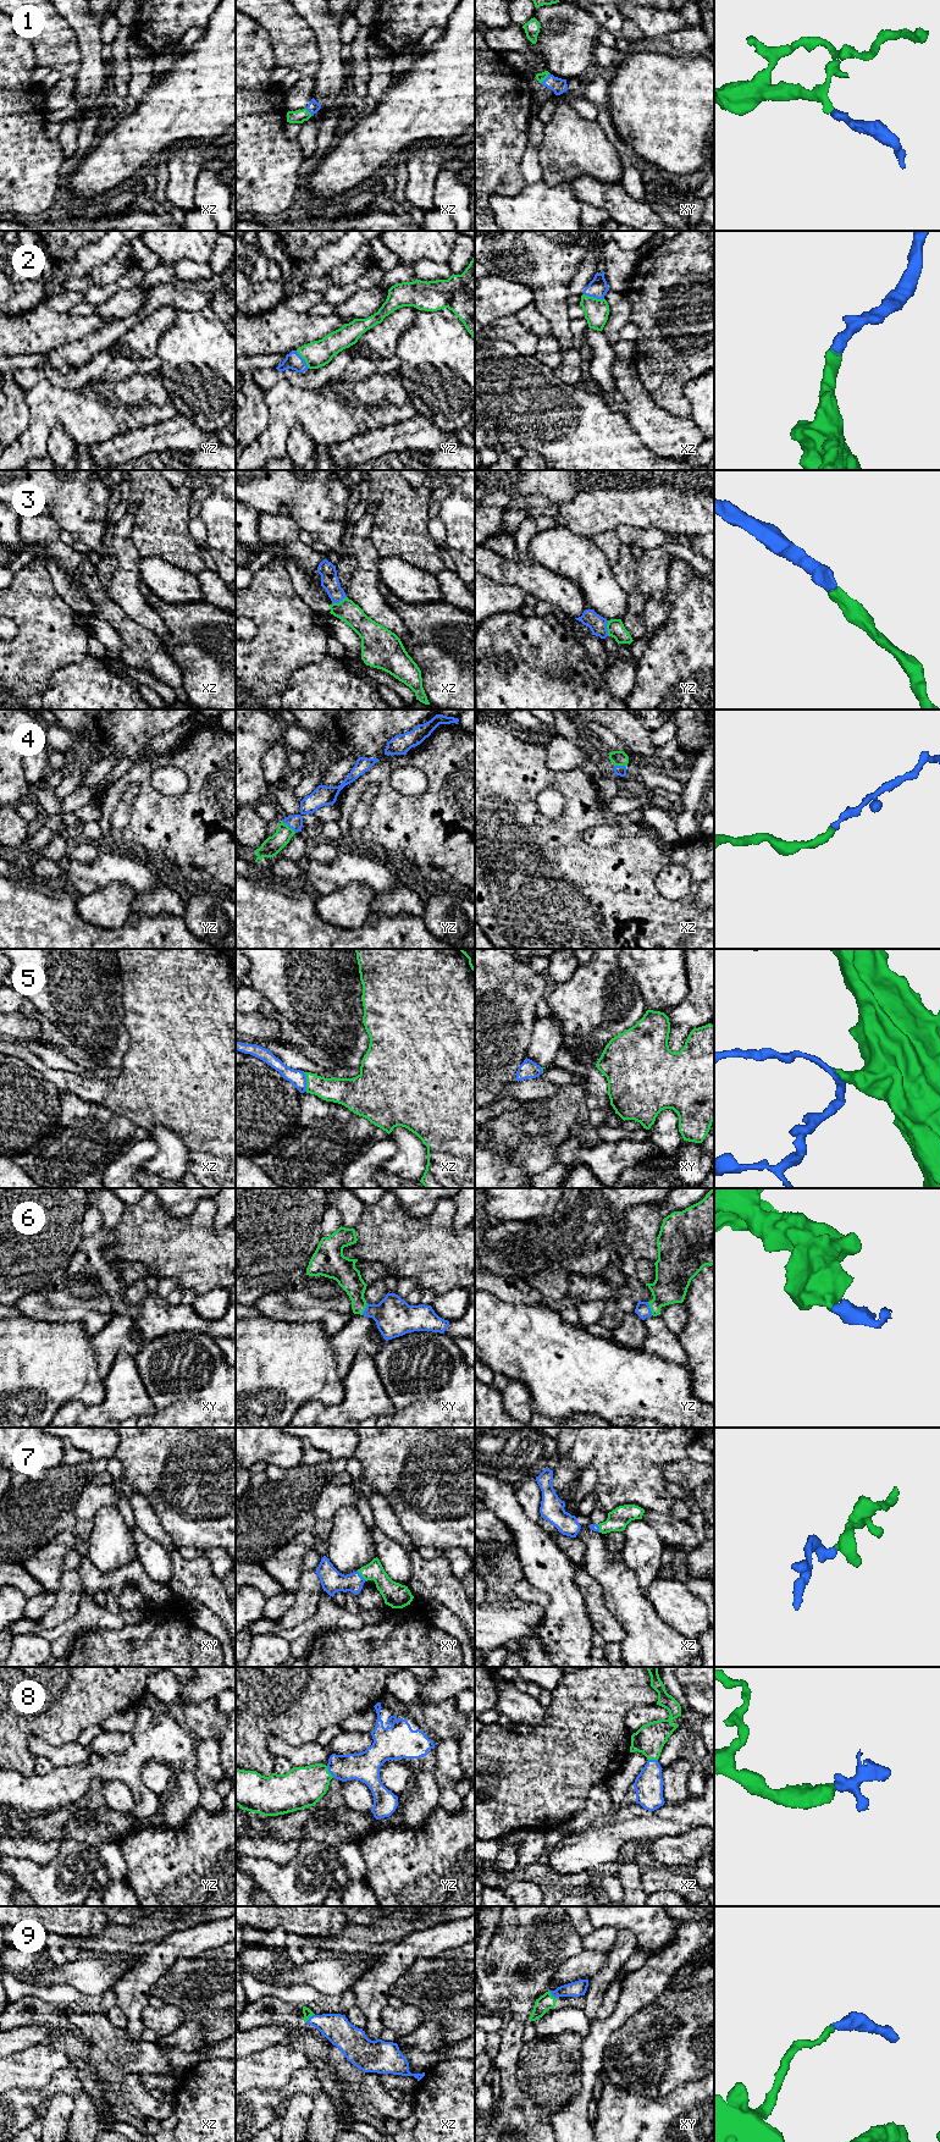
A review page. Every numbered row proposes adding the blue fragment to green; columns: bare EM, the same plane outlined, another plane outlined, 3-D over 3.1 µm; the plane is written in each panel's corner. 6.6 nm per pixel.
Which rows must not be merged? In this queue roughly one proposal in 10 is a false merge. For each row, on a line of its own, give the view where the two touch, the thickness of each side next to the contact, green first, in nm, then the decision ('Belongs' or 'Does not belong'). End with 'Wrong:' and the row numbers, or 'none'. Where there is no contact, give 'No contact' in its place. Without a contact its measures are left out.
1: Touches green in xy. Thickness 60 nm (green) against 100 nm. Belongs
2: Touches green in xz. Thickness 160 nm (green) against 130 nm. Belongs
3: Touches green in yz. Thickness 120 nm (green) against 120 nm. Belongs
4: Touches green in yz. Thickness 120 nm (green) against 100 nm. Belongs
5: Touches green in xz. Thickness 180 nm (green) against 110 nm. Belongs
6: Touches green in yz. Thickness 240 nm (green) against 100 nm. Belongs
7: Touches green in xy. Thickness 160 nm (green) against 150 nm. Belongs
8: Touches green in yz. Thickness 280 nm (green) against 190 nm. Belongs
9: Touches green in xz. Thickness 60 nm (green) against 190 nm. Belongs
Wrong: none

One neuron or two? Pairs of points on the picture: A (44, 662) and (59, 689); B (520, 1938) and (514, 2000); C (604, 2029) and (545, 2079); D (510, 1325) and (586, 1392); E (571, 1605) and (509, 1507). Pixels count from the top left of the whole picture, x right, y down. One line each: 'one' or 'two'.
A: two
B: one
C: two
D: one
E: one

